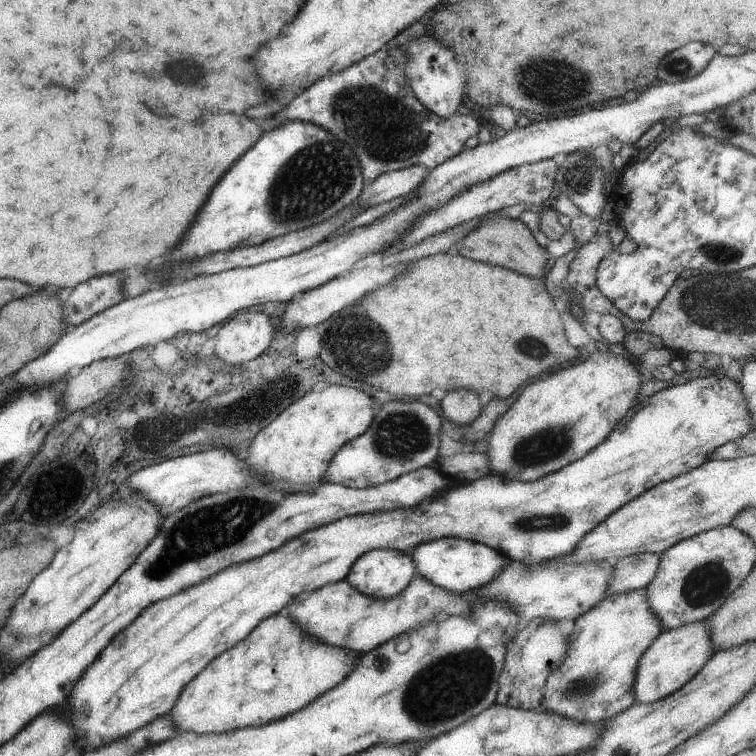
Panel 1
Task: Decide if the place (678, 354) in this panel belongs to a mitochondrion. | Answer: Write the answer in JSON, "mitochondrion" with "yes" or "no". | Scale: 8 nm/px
{"mitochondrion":"no"}

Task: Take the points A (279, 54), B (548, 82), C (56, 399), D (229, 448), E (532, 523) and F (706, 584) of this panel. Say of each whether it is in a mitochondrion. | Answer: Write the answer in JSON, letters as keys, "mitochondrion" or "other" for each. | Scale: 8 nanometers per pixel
{"A":"other","B":"mitochondrion","C":"other","D":"other","E":"mitochondrion","F":"mitochondrion"}

